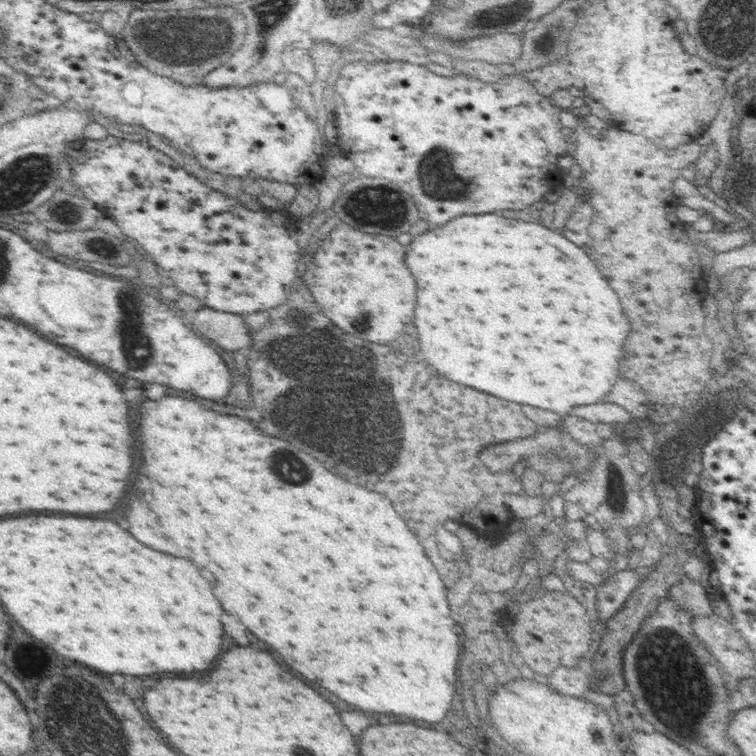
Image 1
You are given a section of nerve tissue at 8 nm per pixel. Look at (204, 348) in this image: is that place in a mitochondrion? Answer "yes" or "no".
no

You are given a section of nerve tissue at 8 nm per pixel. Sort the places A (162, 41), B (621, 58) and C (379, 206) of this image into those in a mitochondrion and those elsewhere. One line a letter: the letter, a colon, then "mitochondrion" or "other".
A: mitochondrion
B: mitochondrion
C: mitochondrion

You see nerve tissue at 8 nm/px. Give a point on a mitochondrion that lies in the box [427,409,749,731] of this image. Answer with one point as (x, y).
(682, 705)

